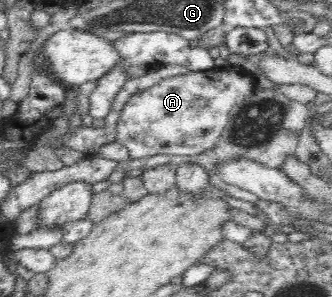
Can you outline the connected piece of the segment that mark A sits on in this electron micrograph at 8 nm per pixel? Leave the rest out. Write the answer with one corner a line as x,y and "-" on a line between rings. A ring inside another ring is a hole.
230,64
225,68
213,67
206,72
192,72
161,79
157,84
143,90
136,90
126,101
116,122
116,141
126,146
129,158
146,158
155,154
192,156
210,150
215,144
232,116
231,108
246,100
262,84
256,74

